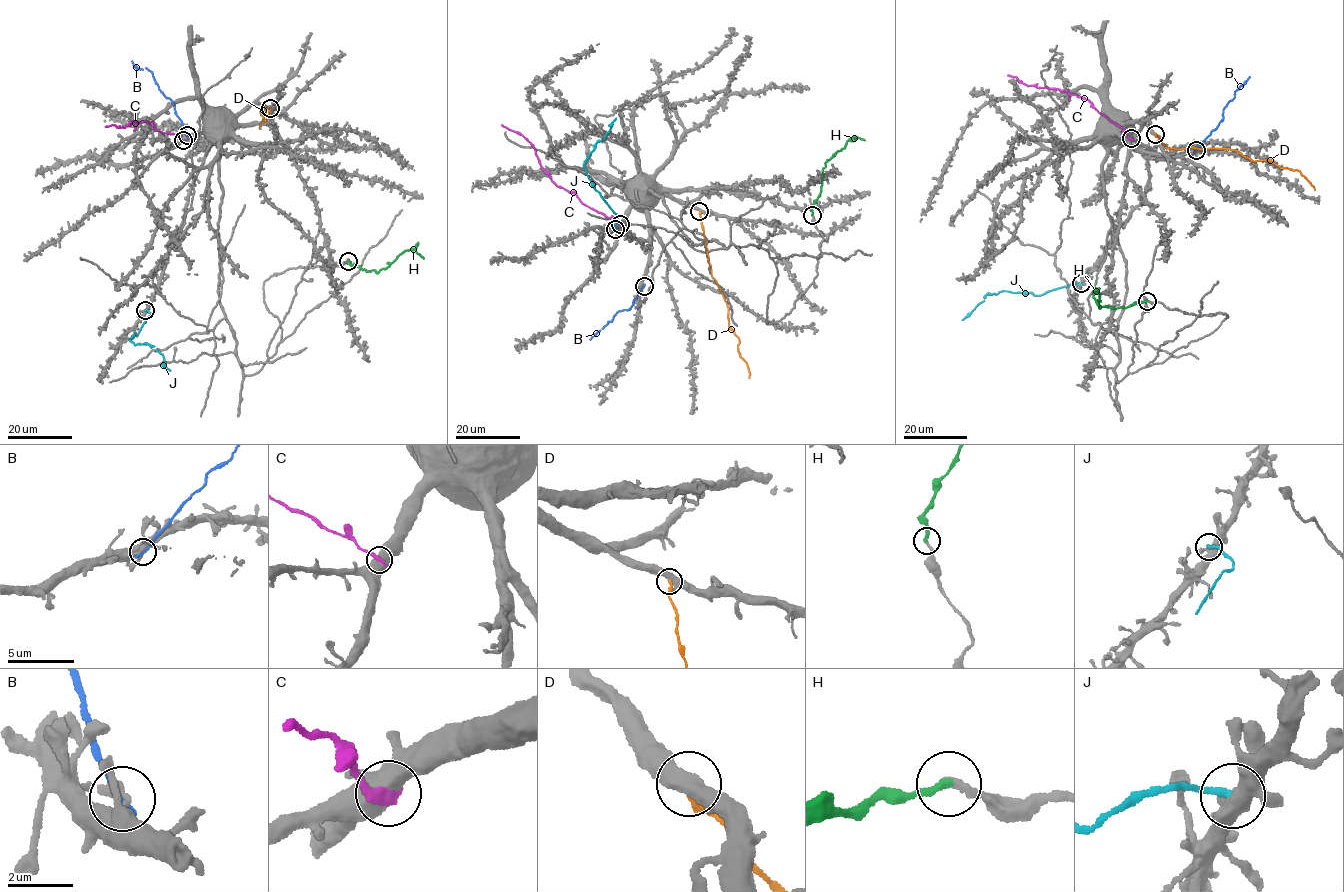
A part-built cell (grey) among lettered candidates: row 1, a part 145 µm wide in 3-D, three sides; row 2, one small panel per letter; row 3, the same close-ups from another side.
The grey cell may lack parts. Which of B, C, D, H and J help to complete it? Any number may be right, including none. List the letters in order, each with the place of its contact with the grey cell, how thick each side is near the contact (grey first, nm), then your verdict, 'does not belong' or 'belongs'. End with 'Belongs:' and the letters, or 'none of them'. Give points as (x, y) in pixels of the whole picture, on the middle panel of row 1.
B: contact (644, 286); calibres 360 and 200 nm; does not belong
C: contact (620, 224); calibres 750 and 440 nm; does not belong
D: contact (699, 211); calibres 500 and 240 nm; does not belong
H: contact (812, 215); calibres 220 and 260 nm; belongs
J: contact (615, 229); calibres 500 and 240 nm; does not belong
Belongs: H

